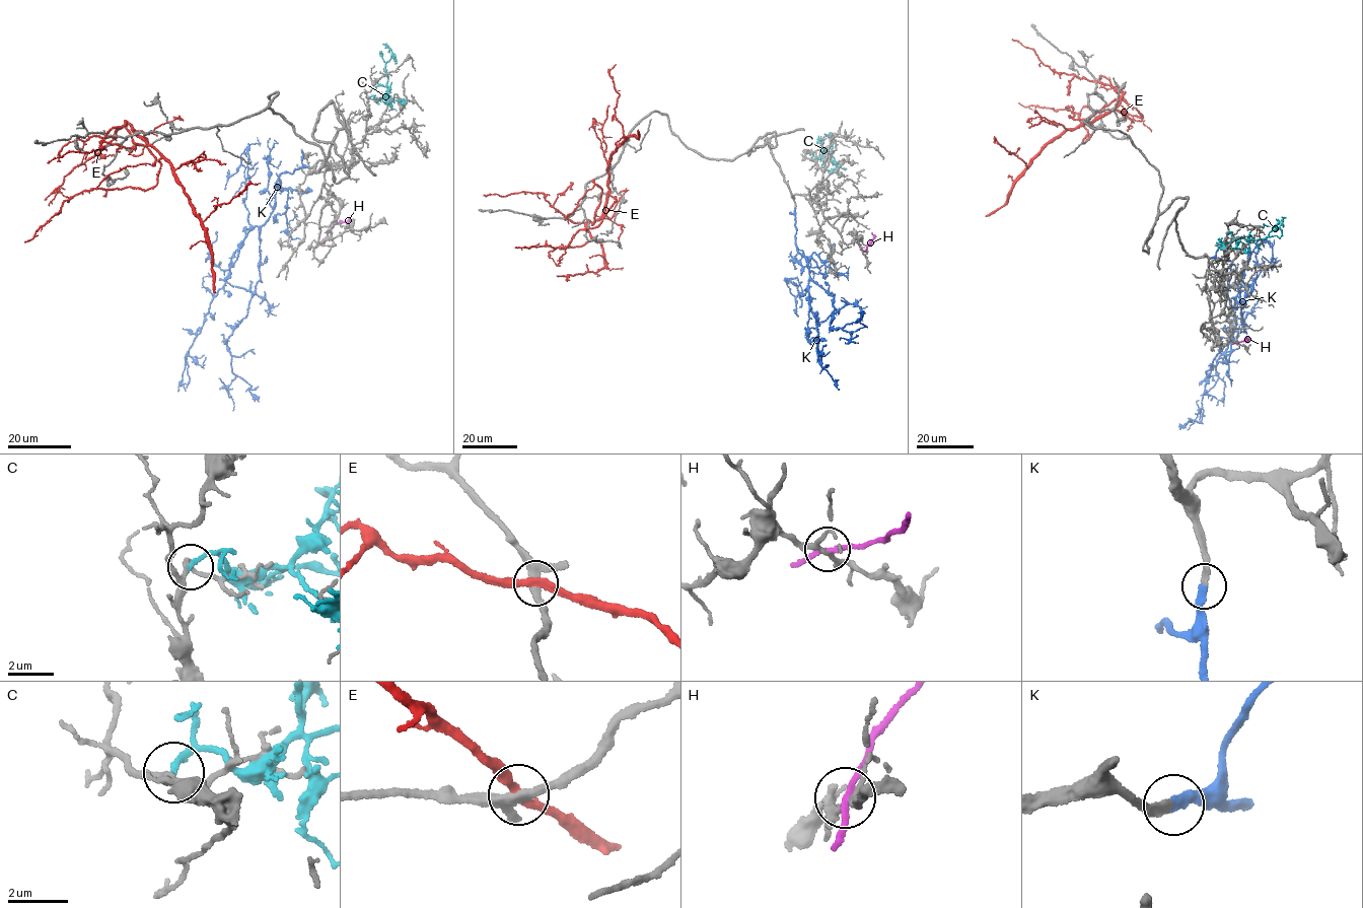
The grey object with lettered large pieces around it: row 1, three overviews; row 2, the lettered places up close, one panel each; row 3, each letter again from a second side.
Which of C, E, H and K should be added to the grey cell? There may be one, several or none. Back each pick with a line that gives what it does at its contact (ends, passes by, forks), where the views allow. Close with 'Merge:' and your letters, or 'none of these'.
K: It ends there
Merge: K

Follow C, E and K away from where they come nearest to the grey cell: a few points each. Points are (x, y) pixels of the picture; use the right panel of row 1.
C: (1230, 232), (1235, 240), (1256, 239), (1267, 236), (1277, 227), (1263, 227)
E: (1095, 80), (1122, 95), (1116, 108), (1090, 124), (1092, 134), (1083, 143), (1088, 133), (1078, 113), (1018, 102)
K: (1211, 258), (1231, 262), (1227, 295), (1235, 305), (1231, 342), (1216, 360), (1217, 375), (1224, 385), (1217, 405)

